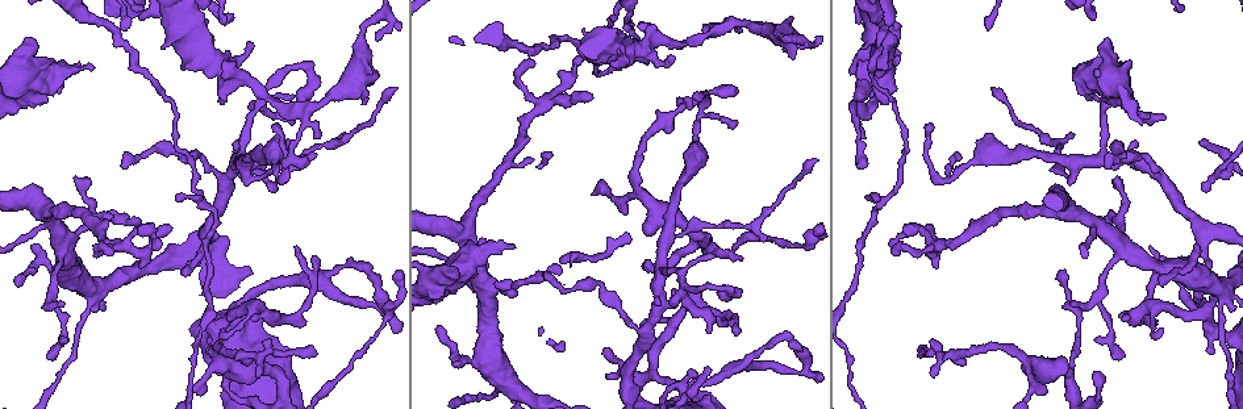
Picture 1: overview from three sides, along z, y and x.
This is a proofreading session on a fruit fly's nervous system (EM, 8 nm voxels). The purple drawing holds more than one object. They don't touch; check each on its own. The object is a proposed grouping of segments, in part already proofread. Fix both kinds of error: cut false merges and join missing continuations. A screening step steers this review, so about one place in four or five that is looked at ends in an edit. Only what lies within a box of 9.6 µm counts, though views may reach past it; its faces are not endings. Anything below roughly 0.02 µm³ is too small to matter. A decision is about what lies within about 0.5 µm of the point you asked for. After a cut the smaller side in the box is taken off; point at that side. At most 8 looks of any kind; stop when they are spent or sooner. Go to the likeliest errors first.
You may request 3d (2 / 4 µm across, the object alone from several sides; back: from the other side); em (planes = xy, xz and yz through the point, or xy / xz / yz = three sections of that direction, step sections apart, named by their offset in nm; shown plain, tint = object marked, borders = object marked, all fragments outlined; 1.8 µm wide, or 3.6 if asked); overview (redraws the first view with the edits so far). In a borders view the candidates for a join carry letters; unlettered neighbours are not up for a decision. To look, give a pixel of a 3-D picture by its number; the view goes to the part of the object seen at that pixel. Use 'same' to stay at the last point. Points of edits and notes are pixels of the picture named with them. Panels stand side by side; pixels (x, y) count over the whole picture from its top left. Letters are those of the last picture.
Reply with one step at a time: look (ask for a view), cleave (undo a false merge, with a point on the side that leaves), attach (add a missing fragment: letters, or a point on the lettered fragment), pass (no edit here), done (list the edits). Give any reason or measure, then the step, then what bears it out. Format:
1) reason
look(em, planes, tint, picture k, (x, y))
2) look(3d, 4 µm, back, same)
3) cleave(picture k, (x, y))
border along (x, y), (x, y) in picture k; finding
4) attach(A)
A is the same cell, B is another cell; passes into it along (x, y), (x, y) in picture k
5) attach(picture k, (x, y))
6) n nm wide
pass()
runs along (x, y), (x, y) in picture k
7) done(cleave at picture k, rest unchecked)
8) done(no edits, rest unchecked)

branch stops here
look(3d, 2 µm, picture 1, (275, 189))

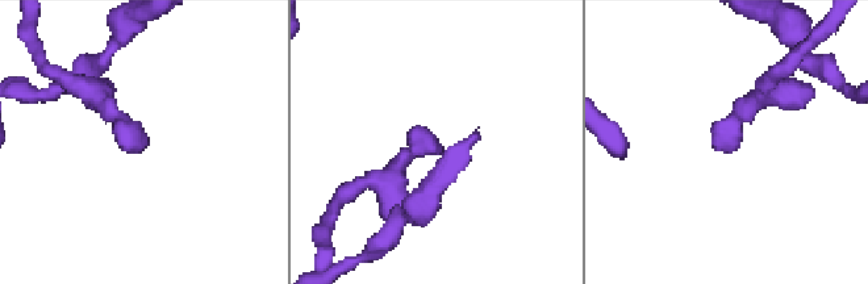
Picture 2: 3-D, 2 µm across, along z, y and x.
shape alone is not enough
look(em, planes, plain, picture 2, (736, 142))

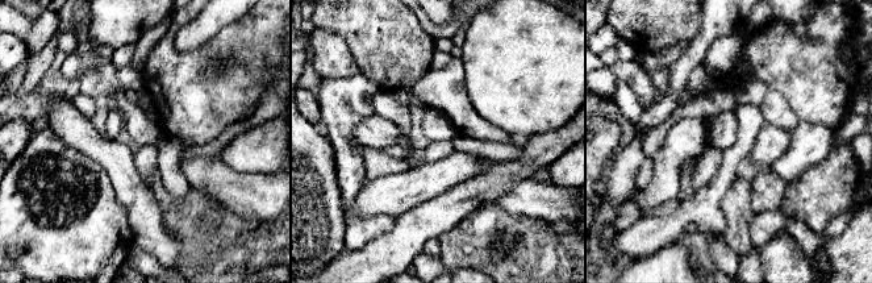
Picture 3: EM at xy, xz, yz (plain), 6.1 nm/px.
look(em, planes, borders, same)

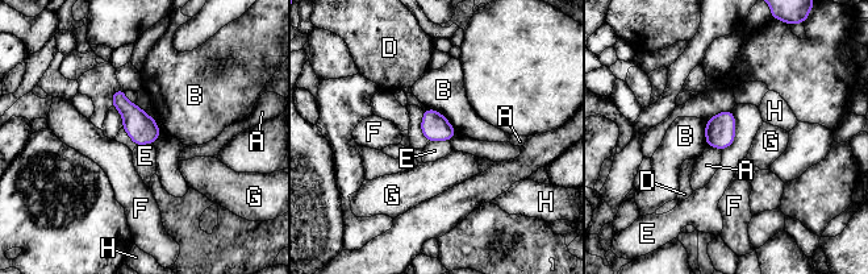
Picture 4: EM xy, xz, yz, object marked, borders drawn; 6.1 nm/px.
pass()
A, B, D, E, F, G and H are other cells; border along (733, 109), (734, 141), (722, 150) in picture 4; none of them fits

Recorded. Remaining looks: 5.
sudden change in width
look(em, 3.6 µm, planes, plain, picture 1, (477, 255))

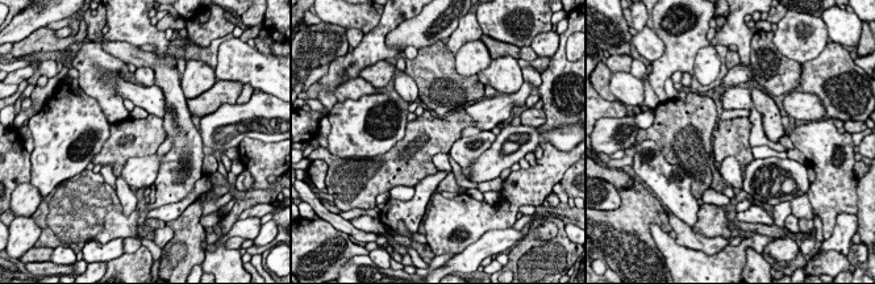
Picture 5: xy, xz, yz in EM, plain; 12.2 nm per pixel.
what lies round it
look(em, 3.6 µm, planes, borders, same)

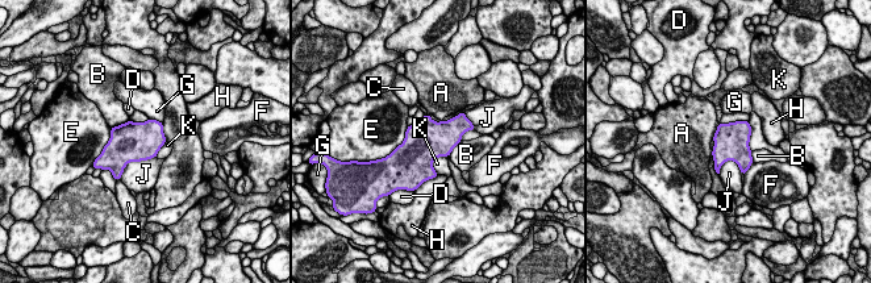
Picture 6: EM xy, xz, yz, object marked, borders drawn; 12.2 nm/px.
pass()
A, B, C, D, E, F, G, H, J and K are other cells; border along (747, 121), (751, 128), (751, 150) in picture 6; continuous, no second cell

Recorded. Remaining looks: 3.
small branch off a trunk
look(3d, 4 µm, picture 1, (1218, 290))

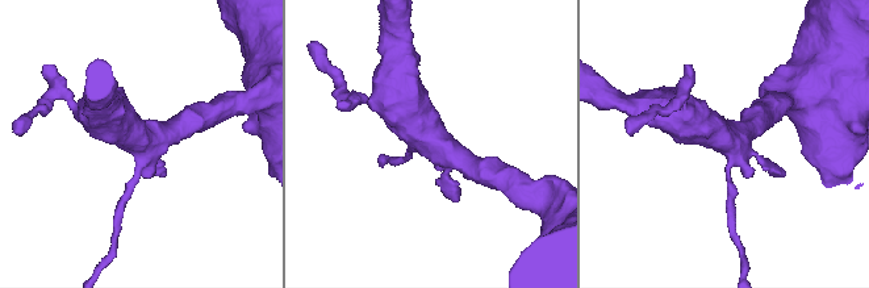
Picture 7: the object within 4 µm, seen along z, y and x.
4 arms; shape alone is not enough
look(em, xy, step 4, borders, picture 7, (436, 144))

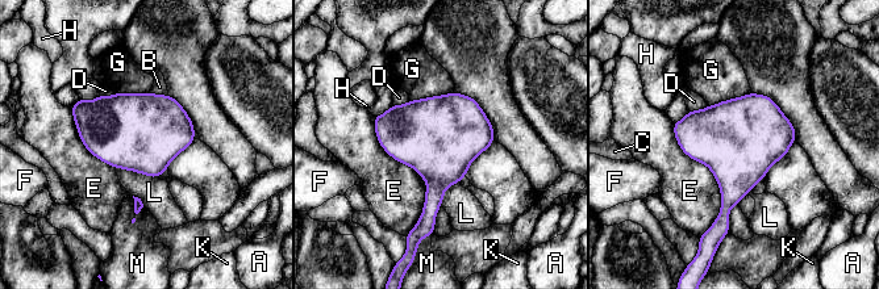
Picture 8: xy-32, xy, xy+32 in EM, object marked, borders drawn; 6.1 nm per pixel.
E touches over 700 nm
pass()
A, B, C, D, E, F, G, H, K, L and M are other cells; border along (116, 167), (162, 177) in picture 8; one cell here

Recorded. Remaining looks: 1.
branch stops here
look(em, planes, borders, picture 1, (782, 49))

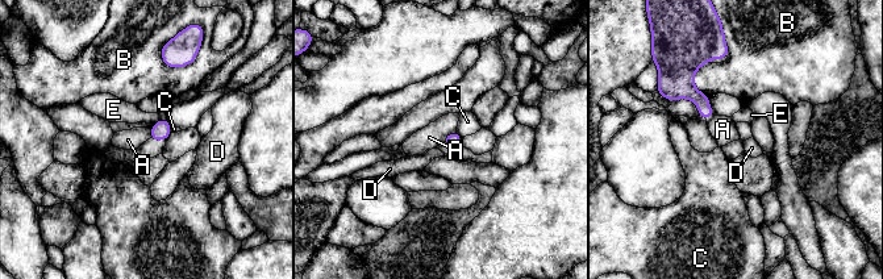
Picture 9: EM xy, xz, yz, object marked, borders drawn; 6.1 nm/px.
pass()
A, B, C, D and E are other cells; border along (455, 130), (450, 132), (441, 142) in picture 9; none of them fits

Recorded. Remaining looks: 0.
done(no edits, rest unchecked)

